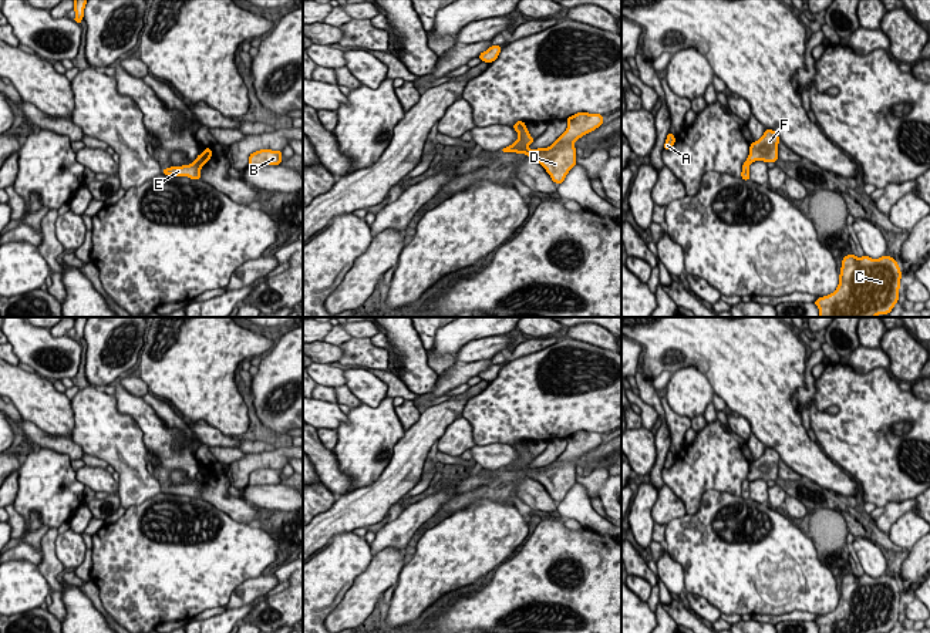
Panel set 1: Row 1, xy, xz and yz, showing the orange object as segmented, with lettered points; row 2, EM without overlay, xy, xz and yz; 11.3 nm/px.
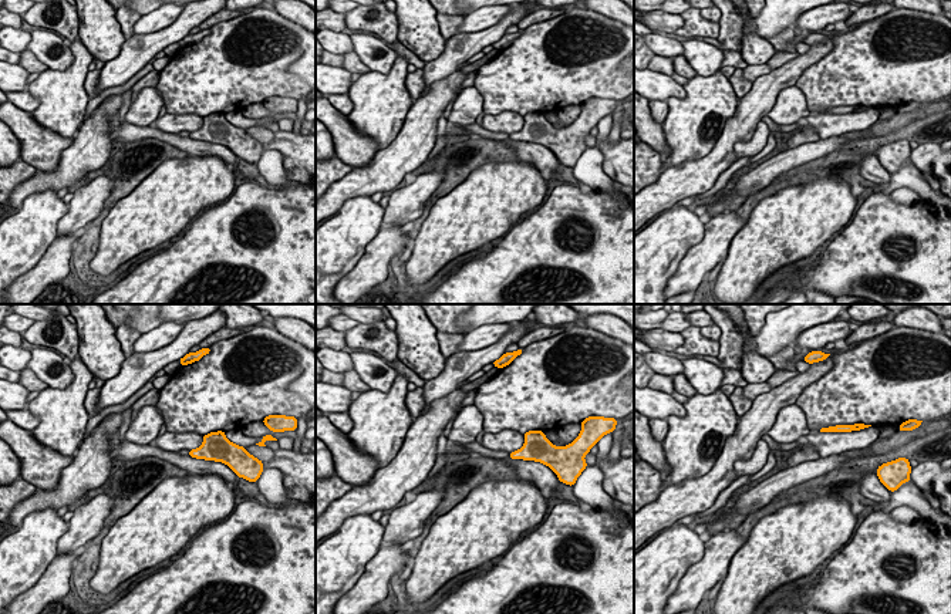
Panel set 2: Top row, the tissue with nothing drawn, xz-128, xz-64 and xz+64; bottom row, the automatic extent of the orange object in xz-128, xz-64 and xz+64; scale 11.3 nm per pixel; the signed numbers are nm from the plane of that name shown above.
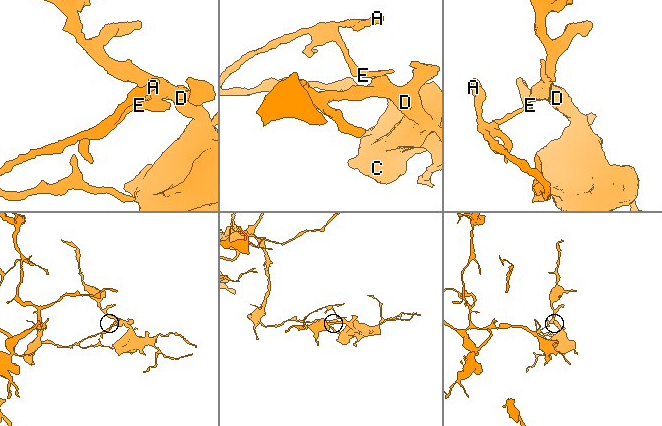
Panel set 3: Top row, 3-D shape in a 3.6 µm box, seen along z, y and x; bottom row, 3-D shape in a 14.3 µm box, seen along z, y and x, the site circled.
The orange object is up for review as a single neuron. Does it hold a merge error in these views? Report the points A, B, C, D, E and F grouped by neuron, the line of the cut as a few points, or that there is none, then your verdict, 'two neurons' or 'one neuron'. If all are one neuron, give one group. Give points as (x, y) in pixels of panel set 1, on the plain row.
A E / B C D F | xy (195, 480), (204, 482) | two neurons

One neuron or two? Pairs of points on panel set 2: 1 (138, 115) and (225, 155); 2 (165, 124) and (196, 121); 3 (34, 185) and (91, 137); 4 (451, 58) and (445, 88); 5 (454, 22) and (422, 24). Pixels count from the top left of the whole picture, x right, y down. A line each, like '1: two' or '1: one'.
1: two
2: one
3: one
4: two
5: two

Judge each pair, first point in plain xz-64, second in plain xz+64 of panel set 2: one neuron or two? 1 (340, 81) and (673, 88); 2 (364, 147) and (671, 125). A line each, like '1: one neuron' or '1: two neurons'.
1: one neuron
2: two neurons

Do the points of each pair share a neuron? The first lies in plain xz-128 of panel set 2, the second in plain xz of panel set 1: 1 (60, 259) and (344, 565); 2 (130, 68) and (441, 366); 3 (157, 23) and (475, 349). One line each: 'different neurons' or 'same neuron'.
1: different neurons
2: different neurons
3: same neuron

